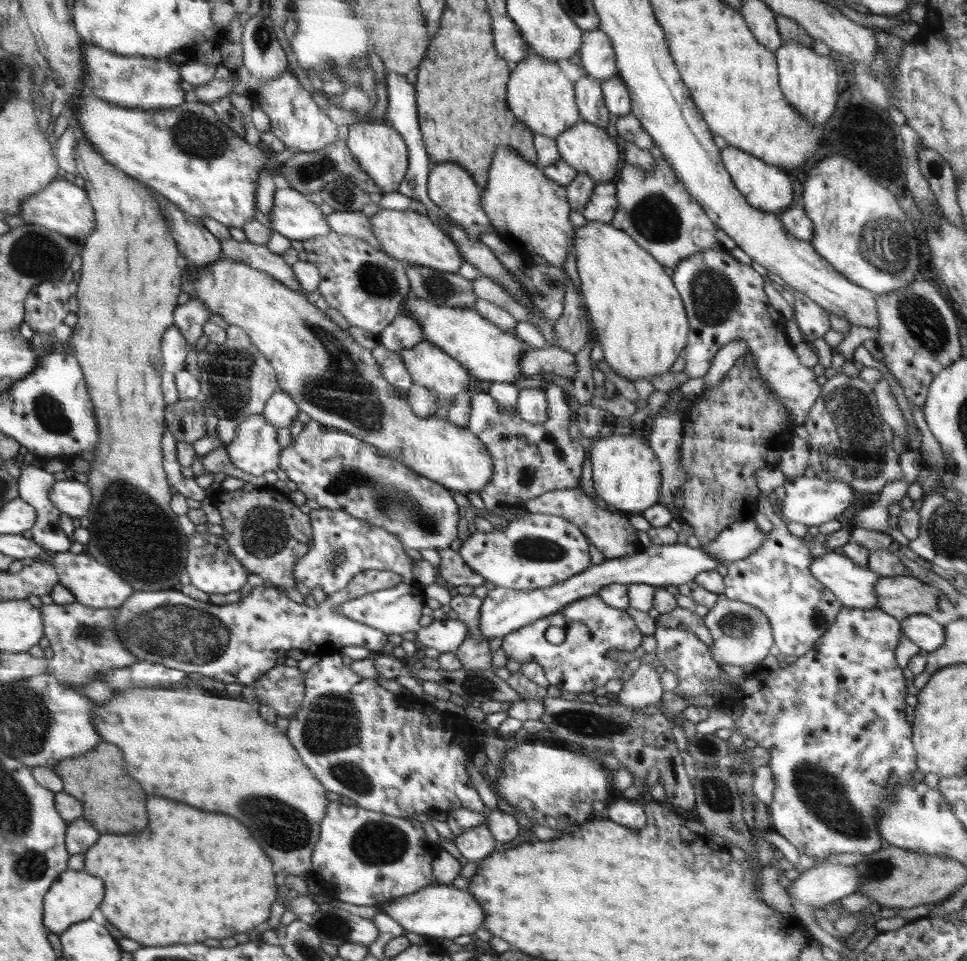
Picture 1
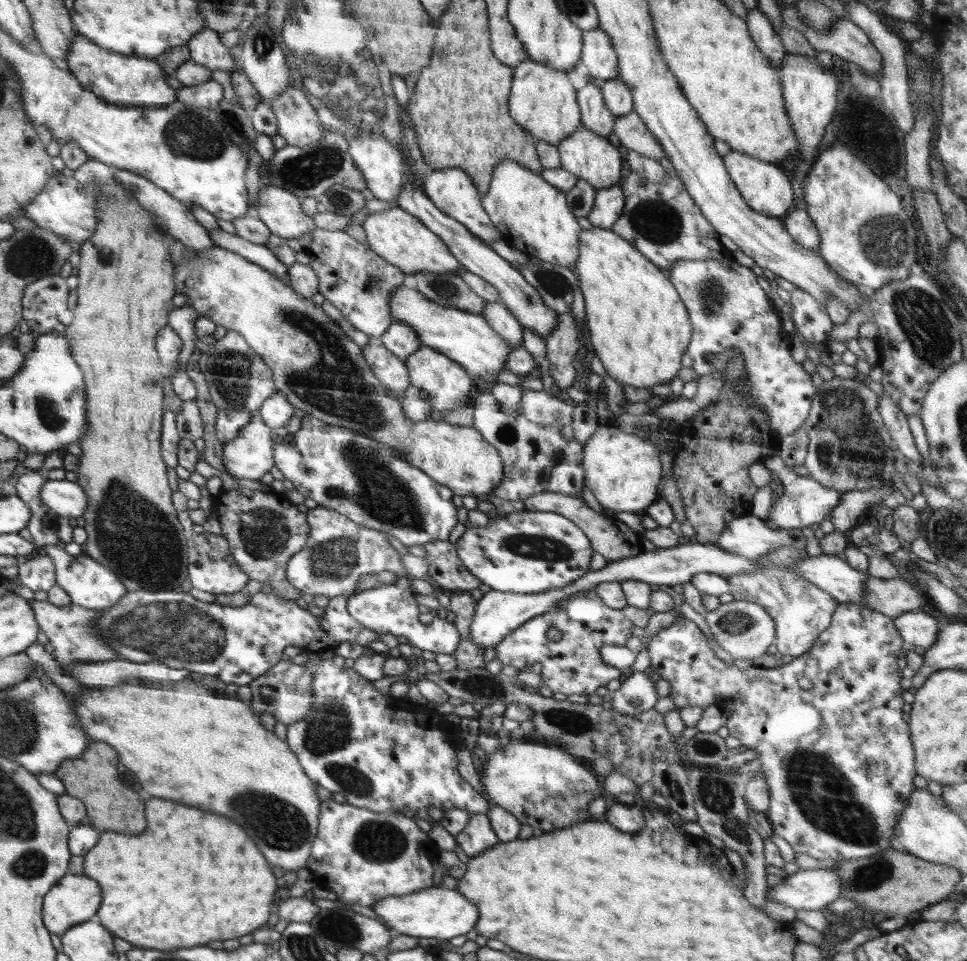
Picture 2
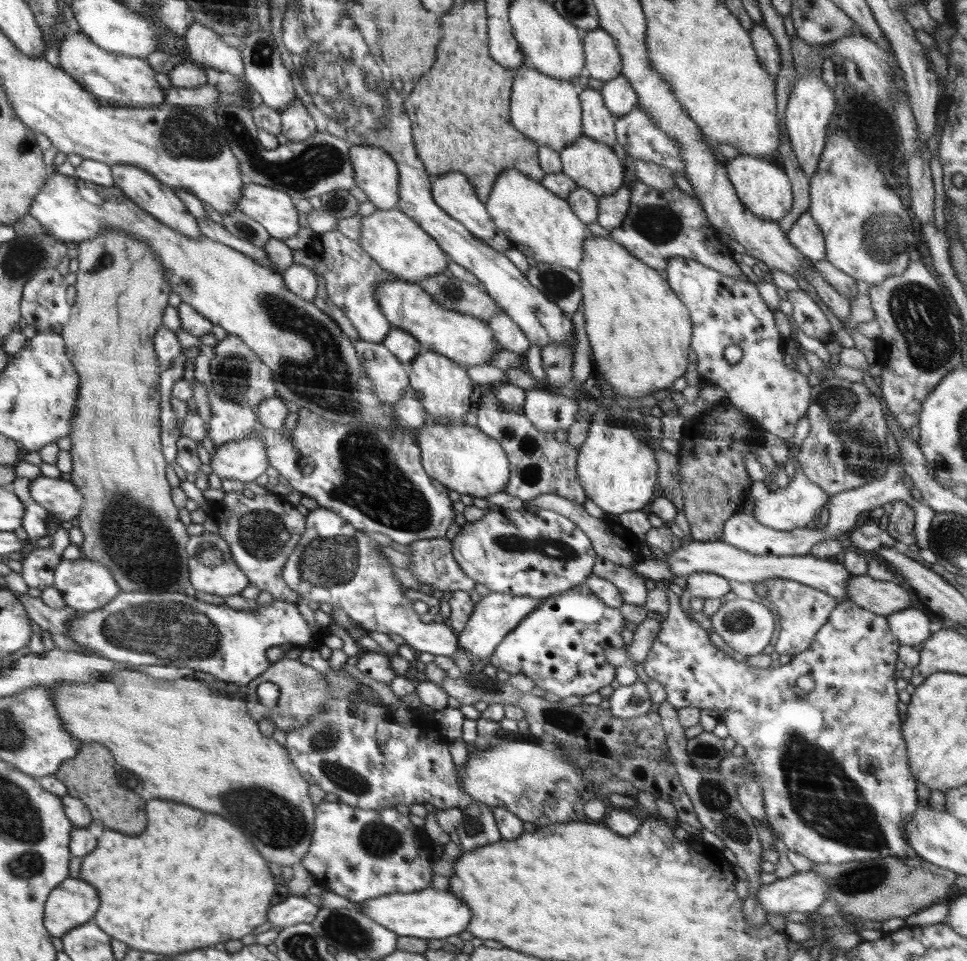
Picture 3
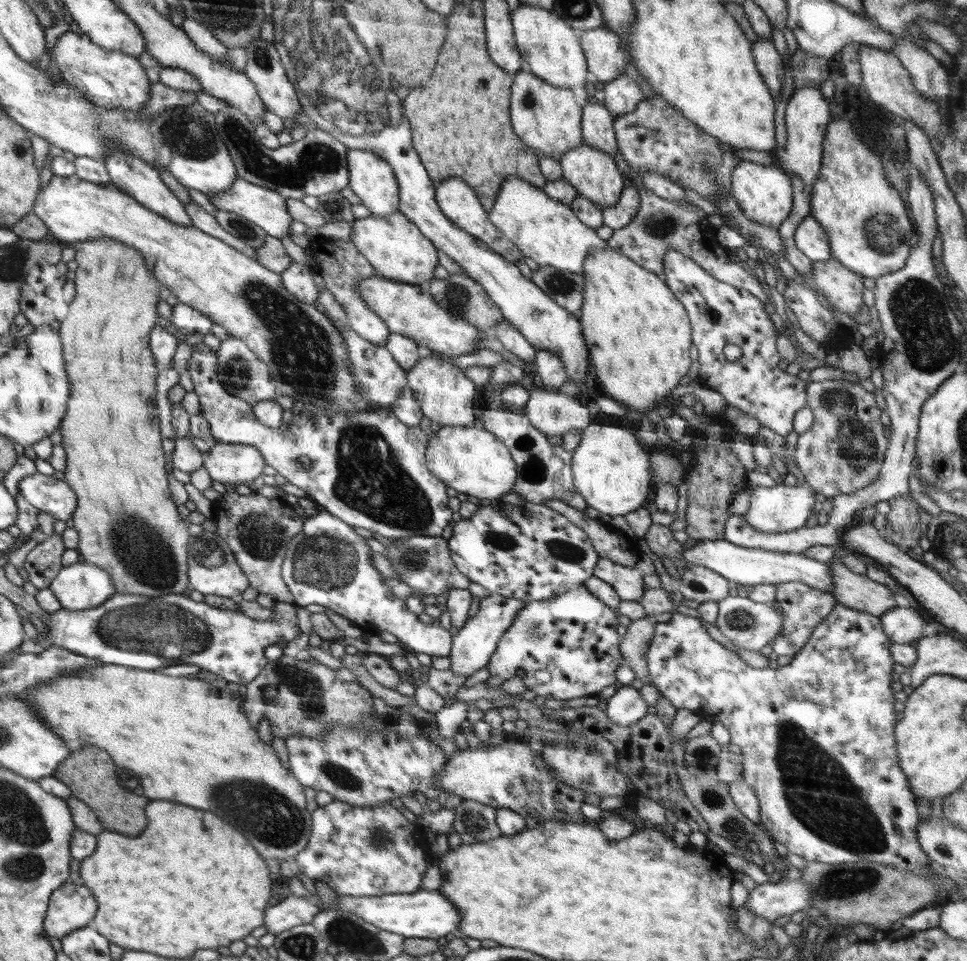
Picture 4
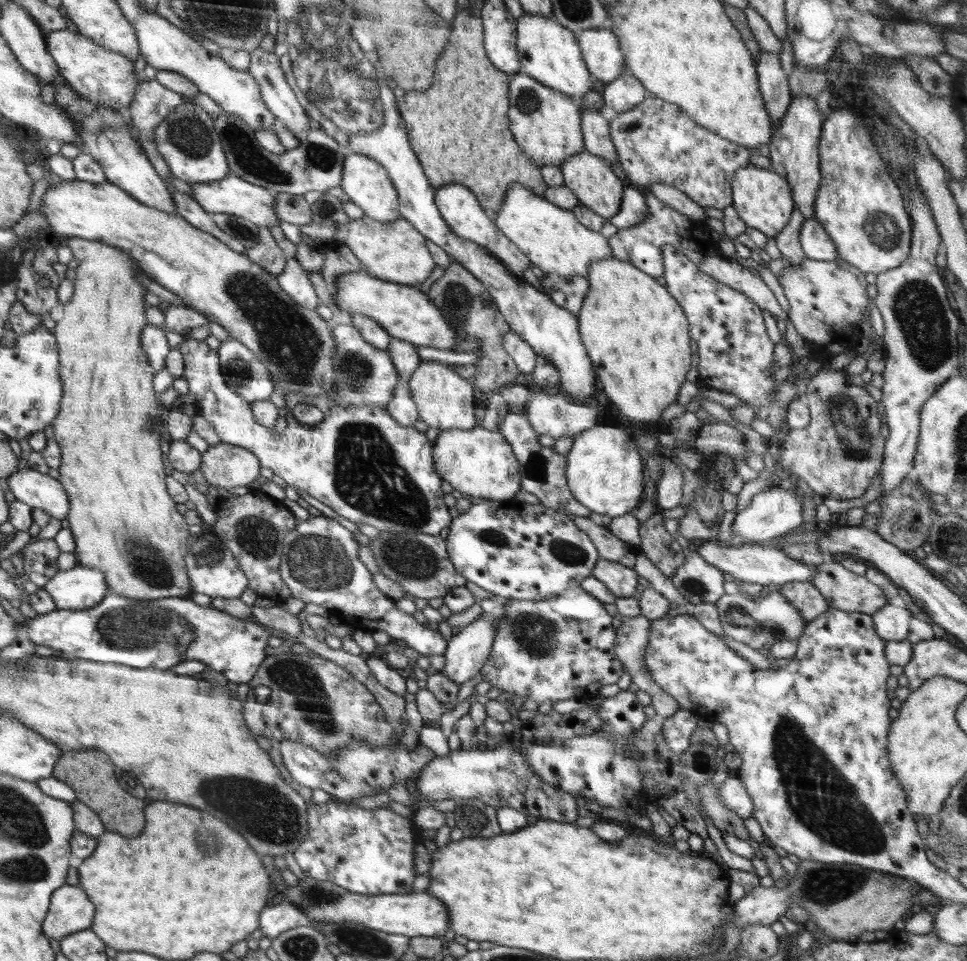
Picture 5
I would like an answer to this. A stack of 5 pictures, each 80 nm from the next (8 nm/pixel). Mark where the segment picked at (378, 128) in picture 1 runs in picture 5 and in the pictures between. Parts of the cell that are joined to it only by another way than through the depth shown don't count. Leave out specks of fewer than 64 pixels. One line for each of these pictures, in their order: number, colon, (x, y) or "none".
2: (381, 163)
3: (376, 173)
4: (371, 178)
5: (365, 182)

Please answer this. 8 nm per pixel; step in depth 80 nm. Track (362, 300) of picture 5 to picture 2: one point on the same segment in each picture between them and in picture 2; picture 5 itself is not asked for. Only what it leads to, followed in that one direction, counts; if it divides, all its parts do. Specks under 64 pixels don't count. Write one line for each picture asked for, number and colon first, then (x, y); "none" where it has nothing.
2: (467, 338)
3: (468, 340)
4: (410, 310)

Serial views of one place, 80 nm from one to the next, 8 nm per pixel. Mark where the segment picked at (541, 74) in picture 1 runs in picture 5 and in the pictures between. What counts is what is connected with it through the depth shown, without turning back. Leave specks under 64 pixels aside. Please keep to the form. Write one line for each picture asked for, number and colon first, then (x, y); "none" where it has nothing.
2: (543, 101)
3: (547, 109)
4: (546, 116)
5: (548, 124)

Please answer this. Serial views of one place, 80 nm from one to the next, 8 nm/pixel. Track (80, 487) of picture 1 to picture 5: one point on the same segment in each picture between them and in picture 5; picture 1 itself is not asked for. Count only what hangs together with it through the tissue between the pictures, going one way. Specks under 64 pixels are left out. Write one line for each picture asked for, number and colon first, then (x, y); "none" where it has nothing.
2: (67, 498)
3: (61, 498)
4: (46, 493)
5: (38, 490)

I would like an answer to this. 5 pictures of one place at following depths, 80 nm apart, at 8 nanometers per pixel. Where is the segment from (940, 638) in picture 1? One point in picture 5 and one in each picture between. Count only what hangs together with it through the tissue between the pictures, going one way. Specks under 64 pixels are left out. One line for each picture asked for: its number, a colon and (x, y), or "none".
2: (917, 628)
3: (912, 626)
4: (902, 625)
5: (891, 622)

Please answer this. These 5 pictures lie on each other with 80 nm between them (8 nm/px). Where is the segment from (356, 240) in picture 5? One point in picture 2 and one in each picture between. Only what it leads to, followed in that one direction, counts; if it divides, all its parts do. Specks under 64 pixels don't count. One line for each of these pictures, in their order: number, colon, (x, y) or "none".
2: (398, 237)
3: (397, 242)
4: (393, 244)

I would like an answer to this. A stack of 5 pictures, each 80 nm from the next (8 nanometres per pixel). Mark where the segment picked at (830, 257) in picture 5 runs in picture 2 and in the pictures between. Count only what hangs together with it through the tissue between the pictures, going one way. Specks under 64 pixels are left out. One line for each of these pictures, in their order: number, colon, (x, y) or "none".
2: (800, 226)
3: (805, 234)
4: (811, 239)

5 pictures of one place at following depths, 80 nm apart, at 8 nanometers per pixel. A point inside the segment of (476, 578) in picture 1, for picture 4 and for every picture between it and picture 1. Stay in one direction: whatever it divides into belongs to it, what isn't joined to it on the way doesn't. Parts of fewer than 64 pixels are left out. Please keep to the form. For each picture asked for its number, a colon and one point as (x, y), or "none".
2: (446, 571)
3: (433, 564)
4: (424, 563)

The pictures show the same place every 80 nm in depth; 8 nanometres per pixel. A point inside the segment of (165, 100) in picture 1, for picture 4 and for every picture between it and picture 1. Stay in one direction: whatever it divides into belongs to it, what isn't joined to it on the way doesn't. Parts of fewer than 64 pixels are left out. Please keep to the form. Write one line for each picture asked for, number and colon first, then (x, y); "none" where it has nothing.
2: (128, 81)
3: (115, 79)
4: (110, 79)

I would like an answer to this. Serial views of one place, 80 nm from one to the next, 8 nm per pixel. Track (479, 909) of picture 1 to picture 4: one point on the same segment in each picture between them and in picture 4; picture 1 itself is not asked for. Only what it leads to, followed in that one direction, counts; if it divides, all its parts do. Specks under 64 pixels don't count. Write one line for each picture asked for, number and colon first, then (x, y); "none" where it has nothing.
2: (442, 913)
3: (432, 913)
4: (425, 912)

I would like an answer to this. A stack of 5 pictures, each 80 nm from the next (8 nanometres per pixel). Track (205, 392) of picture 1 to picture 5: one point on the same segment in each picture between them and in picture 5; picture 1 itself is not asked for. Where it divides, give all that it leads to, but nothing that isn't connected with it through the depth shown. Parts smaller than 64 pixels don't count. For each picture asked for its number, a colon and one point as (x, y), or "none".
2: (238, 379)
3: (238, 375)
4: (242, 373)
5: (244, 373)

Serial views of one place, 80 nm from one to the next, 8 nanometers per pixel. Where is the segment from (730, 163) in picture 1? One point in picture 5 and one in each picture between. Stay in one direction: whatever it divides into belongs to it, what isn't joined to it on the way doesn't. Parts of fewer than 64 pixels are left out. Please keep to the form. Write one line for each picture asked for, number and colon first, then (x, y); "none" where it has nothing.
2: (763, 185)
3: (765, 190)
4: (764, 194)
5: (762, 199)

